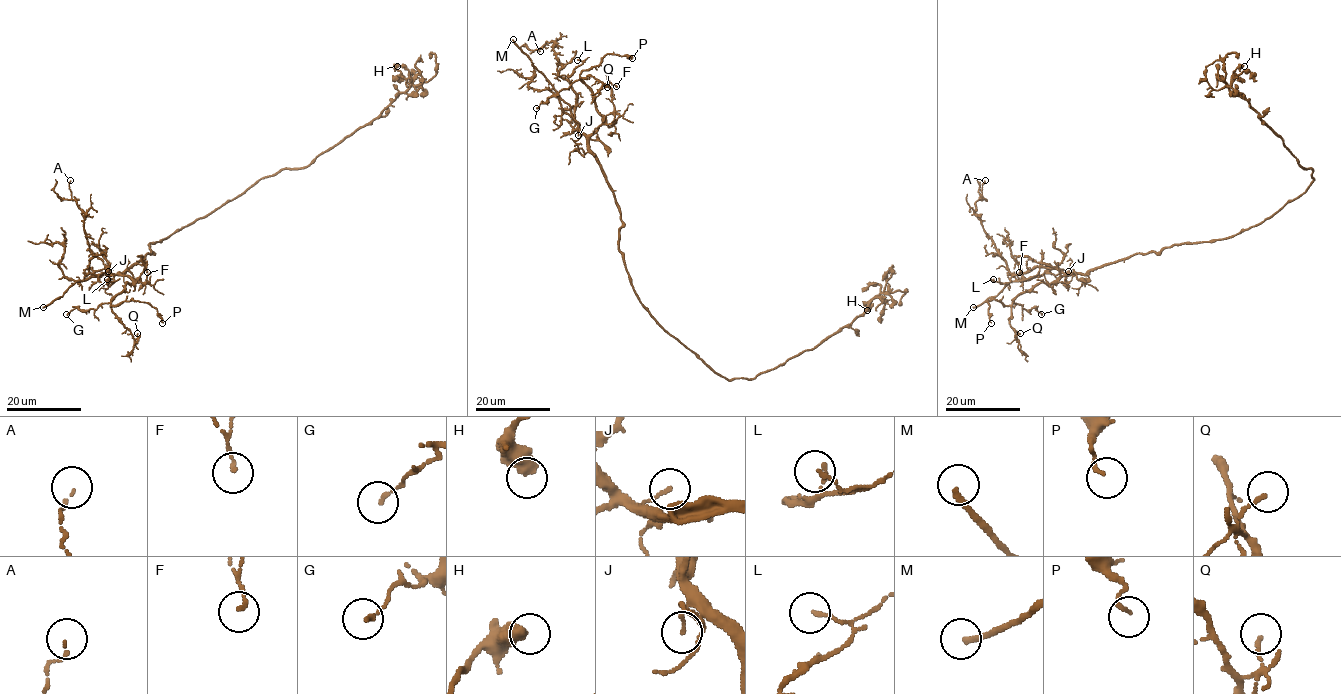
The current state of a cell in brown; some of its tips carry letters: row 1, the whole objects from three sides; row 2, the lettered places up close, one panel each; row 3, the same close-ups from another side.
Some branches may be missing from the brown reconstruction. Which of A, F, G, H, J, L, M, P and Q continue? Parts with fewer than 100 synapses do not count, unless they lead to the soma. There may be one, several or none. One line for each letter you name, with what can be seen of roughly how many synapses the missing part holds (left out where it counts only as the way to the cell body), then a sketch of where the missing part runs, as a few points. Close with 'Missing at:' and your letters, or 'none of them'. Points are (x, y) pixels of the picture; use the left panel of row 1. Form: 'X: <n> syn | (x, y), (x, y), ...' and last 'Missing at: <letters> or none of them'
M: (43, 307), (33, 312), (33, 326), (42, 336), (55, 337), (85, 318), (105, 300), (107, 291)
Missing at: M

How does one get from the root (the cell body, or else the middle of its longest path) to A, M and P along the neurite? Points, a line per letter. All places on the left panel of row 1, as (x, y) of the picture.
A: (175, 231), (150, 243), (153, 252), (122, 273), (106, 267), (93, 274), (84, 214), (71, 198), (70, 180)
M: (175, 231), (150, 243), (153, 252), (122, 273), (102, 273), (76, 281), (61, 297), (43, 307)
P: (175, 231), (150, 243), (153, 252), (120, 273), (133, 282), (110, 305), (148, 302), (162, 323)

